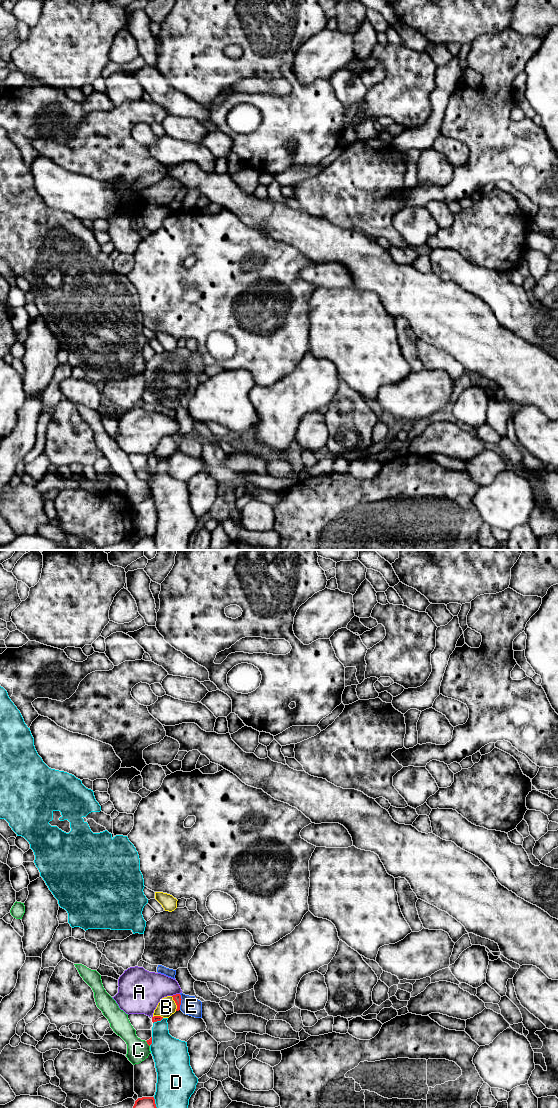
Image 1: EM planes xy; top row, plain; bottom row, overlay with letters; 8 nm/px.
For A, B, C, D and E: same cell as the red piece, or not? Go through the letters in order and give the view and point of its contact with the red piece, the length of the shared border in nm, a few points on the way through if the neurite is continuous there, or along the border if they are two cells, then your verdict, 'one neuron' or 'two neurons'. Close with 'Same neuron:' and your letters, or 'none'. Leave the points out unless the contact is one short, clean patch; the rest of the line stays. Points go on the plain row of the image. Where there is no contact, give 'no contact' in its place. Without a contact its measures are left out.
A: xy (176, 434) | 70 nm | along xy (179, 433), (172, 436) | two neurons
B: xy (175, 442) | 130 nm | along xy (171, 436), (176, 445), (176, 450) | two neurons
C: xy (147, 483) | 60 nm | along xy (145, 481), (149, 486) | two neurons
D: xy (154, 543) | 110 nm | two neurons
E: xy (180, 442) | 130 nm | along xy (179, 434), (181, 439), (180, 449) | two neurons
Same neuron: none

